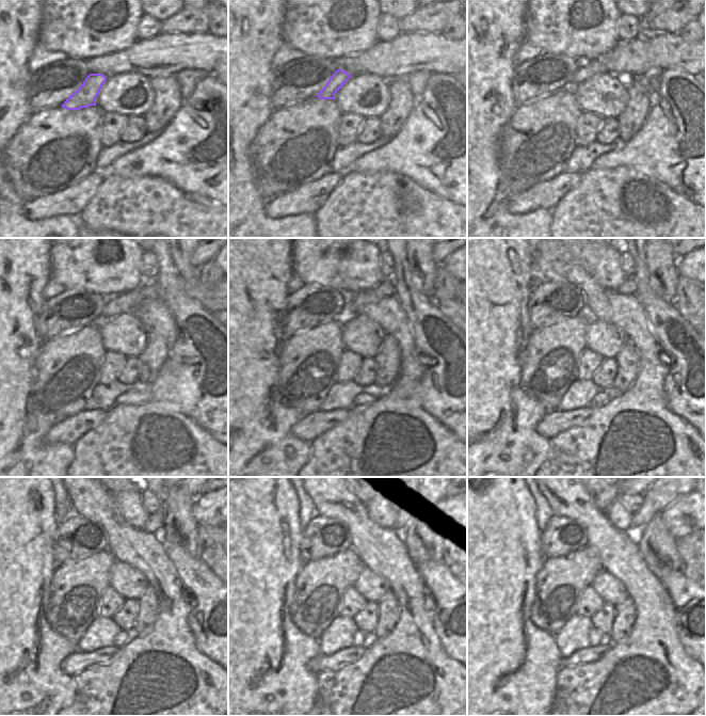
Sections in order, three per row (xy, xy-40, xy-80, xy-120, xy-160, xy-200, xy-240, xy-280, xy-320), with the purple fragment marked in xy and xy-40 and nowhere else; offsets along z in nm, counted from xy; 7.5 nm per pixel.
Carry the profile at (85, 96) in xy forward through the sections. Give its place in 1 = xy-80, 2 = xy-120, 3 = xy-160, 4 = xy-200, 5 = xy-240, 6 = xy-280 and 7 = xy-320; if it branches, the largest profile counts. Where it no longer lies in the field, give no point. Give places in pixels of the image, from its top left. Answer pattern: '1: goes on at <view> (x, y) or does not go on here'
1: goes on at xy-80 (592, 67)
2: goes on at xy-120 (126, 302)
3: goes on at xy-160 (356, 303)
4: goes on at xy-200 (627, 287)
5: goes on at xy-240 (155, 523)
6: goes on at xy-280 (415, 498)
7: goes on at xy-320 (656, 498)

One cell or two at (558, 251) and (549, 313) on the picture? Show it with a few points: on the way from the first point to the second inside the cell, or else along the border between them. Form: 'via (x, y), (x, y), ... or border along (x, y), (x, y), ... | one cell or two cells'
border along (544, 277), (555, 277), (560, 281) | two cells

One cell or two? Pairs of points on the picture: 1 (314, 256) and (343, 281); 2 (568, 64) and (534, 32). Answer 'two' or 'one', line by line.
1: one
2: two

